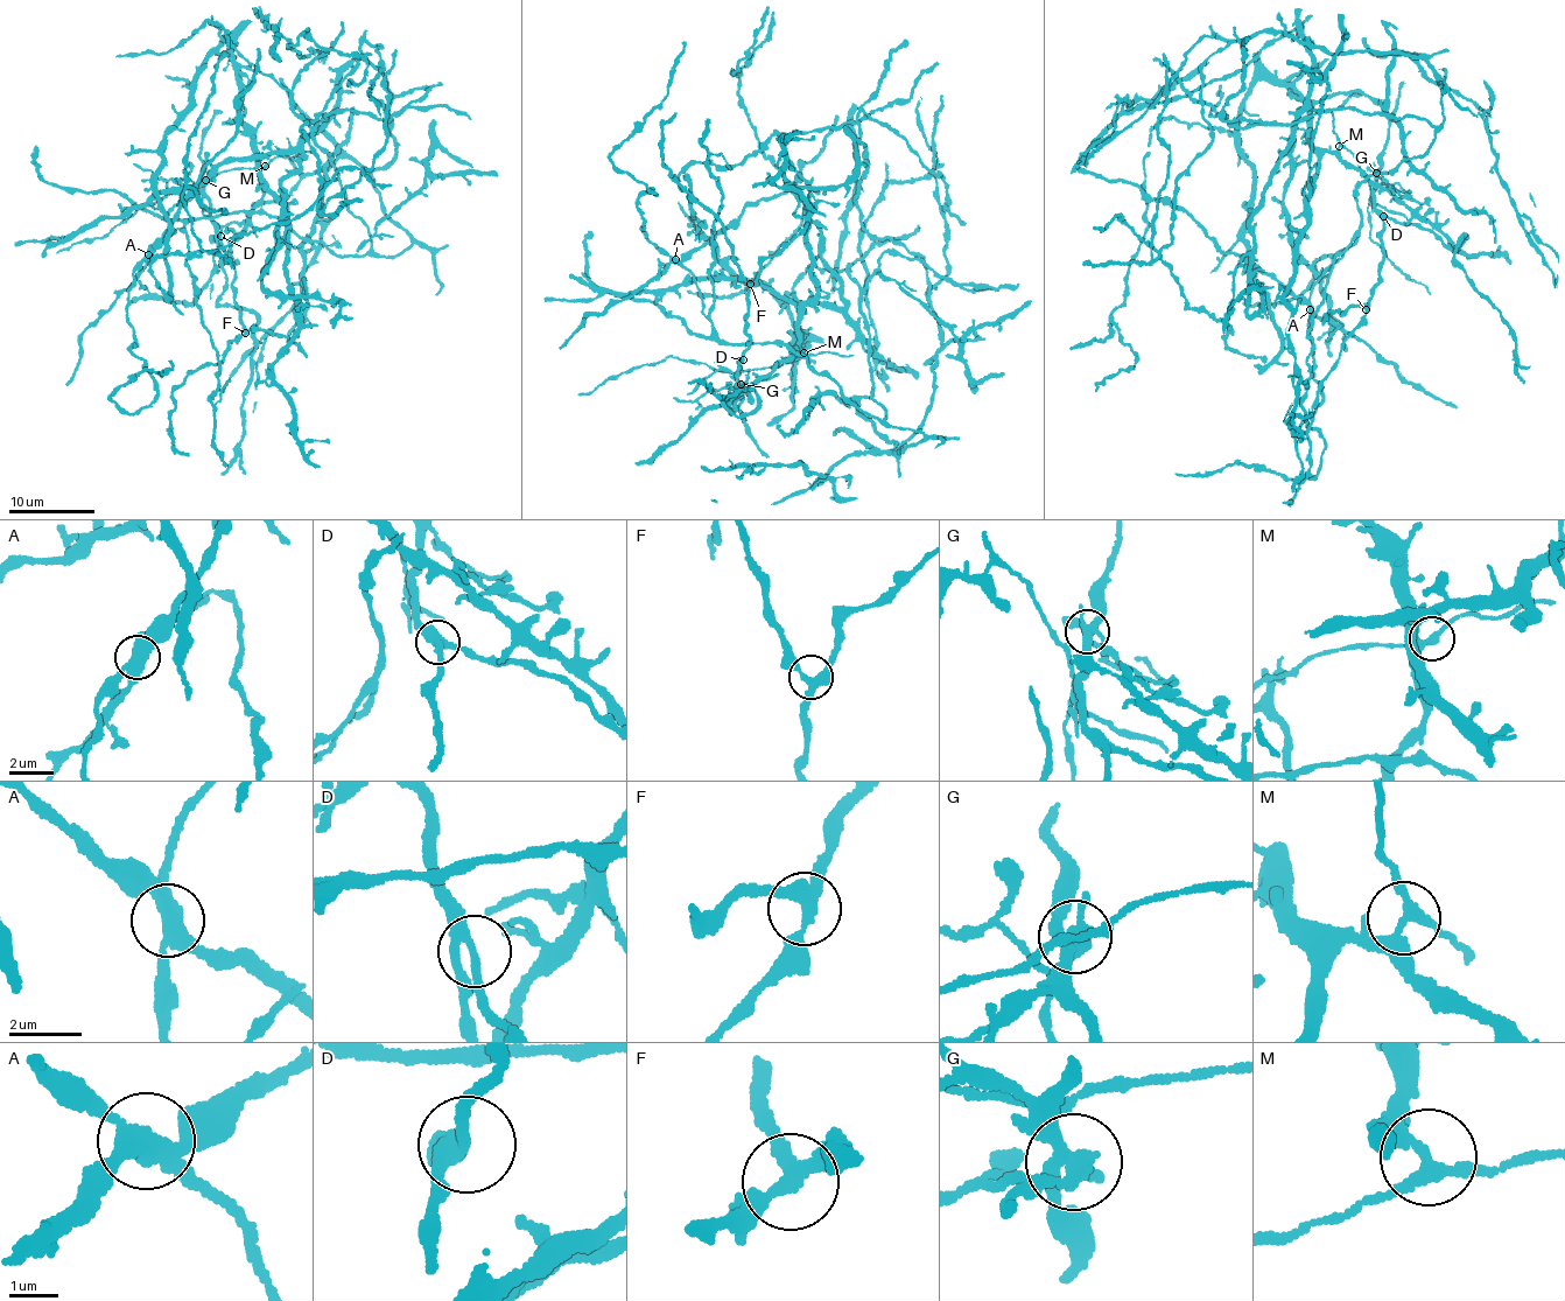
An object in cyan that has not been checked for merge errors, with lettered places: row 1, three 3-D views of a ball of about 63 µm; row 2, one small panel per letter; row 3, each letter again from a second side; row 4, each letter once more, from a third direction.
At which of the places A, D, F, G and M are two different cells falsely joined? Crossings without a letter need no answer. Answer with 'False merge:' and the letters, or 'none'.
False merge: A, G, M

